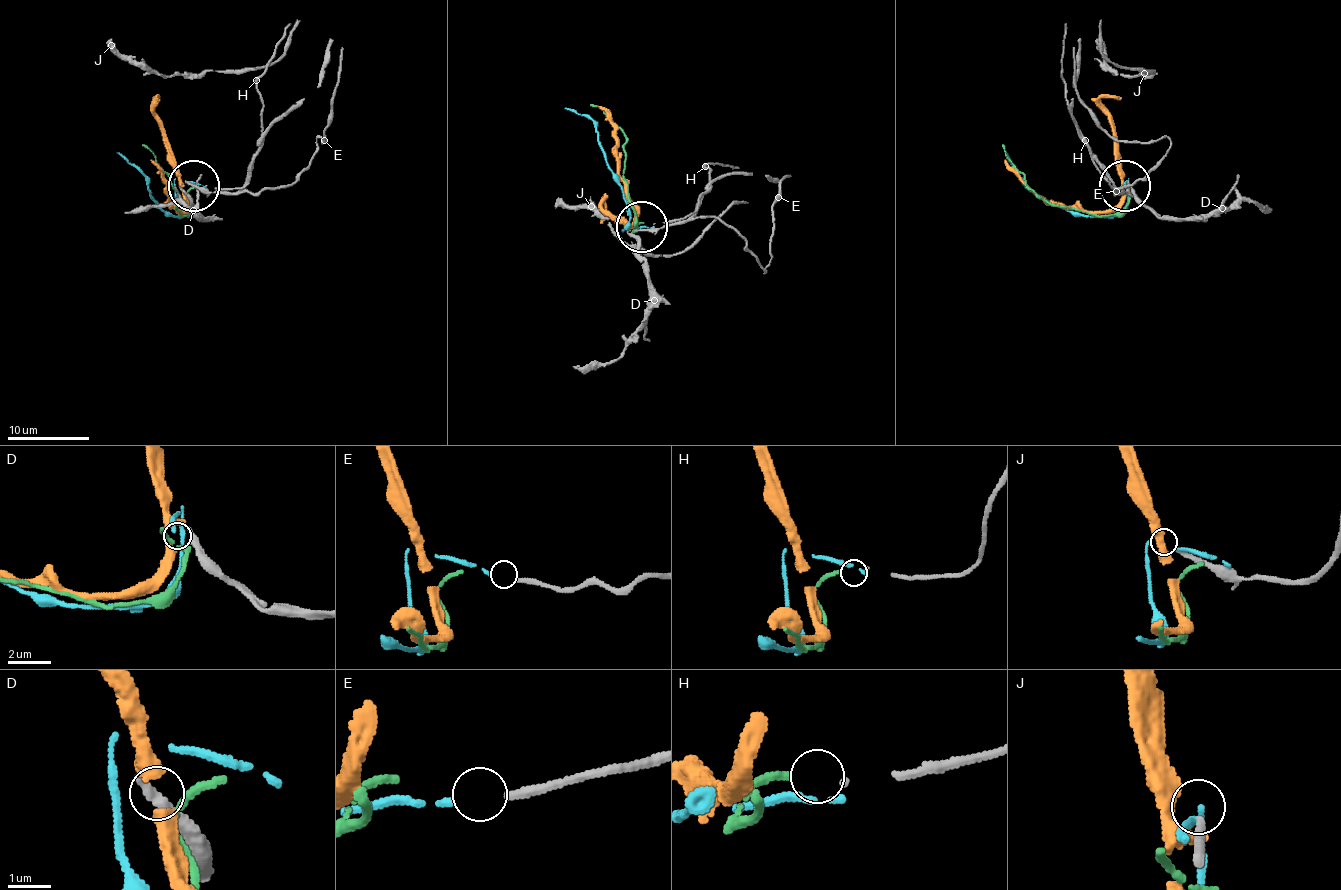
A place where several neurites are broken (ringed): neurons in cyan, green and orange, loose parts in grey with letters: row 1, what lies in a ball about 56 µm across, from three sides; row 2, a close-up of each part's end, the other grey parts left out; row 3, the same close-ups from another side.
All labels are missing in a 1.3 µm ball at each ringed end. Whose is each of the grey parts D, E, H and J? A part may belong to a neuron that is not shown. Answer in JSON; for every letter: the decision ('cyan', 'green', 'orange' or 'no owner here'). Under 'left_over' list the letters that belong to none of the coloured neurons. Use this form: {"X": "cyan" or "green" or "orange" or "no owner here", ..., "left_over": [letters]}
{"D": "orange", "E": "cyan", "H": "green", "J": "no owner here", "left_over": ["J"]}

